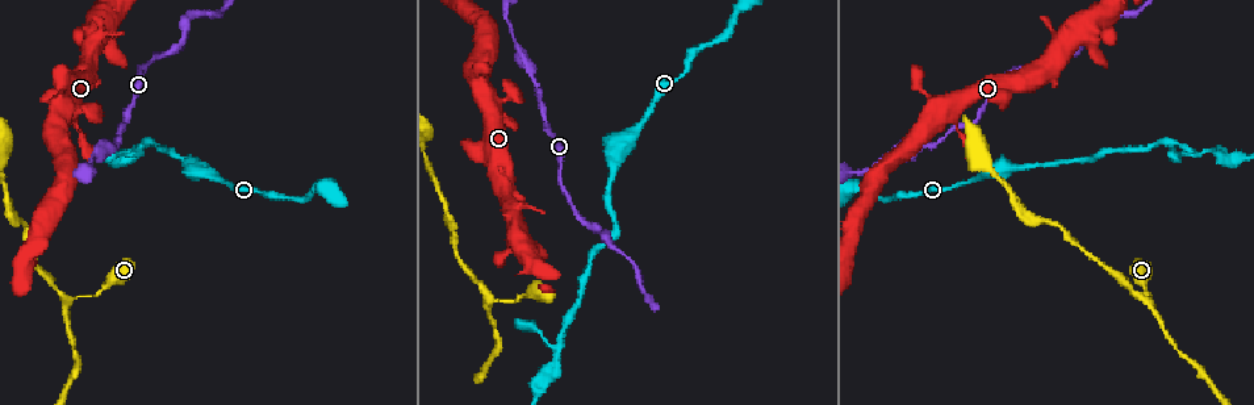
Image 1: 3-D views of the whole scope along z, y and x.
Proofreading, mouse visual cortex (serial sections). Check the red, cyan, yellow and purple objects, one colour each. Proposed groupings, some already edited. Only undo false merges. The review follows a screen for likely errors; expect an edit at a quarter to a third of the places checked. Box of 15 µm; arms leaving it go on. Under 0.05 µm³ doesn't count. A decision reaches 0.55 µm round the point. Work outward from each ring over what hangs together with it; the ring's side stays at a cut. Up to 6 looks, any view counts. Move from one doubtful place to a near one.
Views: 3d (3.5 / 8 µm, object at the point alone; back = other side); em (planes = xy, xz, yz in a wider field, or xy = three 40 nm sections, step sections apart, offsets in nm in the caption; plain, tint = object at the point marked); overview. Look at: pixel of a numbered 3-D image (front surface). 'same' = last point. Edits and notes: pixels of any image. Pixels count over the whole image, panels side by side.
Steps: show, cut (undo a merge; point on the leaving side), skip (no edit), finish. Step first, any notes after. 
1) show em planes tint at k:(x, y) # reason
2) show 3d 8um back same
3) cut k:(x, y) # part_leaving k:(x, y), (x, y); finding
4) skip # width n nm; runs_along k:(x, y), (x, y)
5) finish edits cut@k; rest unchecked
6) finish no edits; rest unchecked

show 3d 3.5um at 1:(1081, 157) # sharp bend

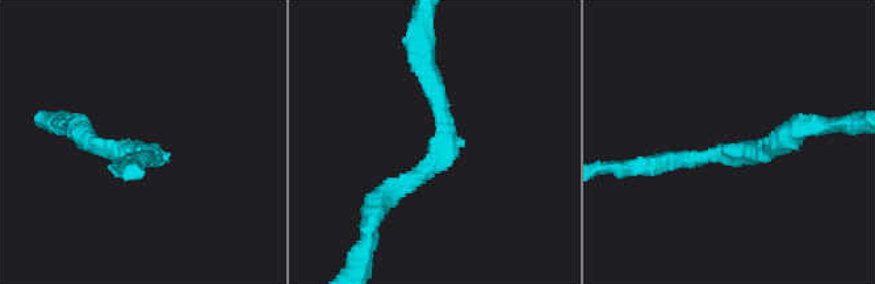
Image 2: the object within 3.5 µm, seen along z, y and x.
show em xy step 2 tint at 2:(734, 154)

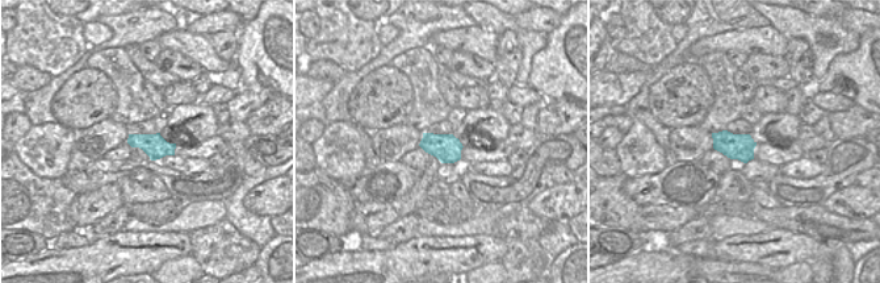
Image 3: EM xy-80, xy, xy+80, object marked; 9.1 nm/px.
skip # arm_widths 200, 200 nm; runs_along 2:(422, 71), (446, 151), (377, 205); one cell here

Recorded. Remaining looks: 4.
show 3d 3.5um at 1:(1146, 300) # narrows sharply

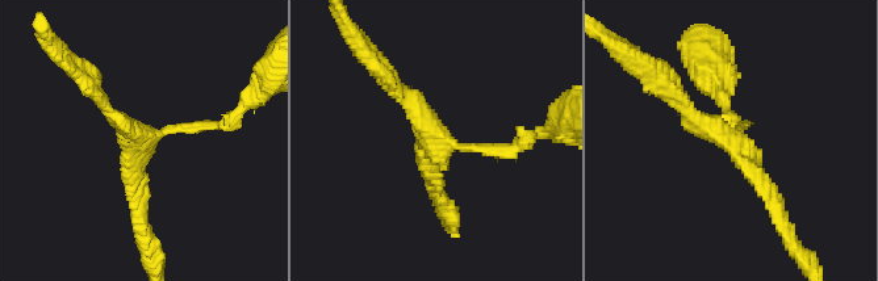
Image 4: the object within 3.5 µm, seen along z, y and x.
show em xy step 3 tint at 4:(444, 140) # arms 3; arm_widths 150, 200, 200 nm; need the tissue

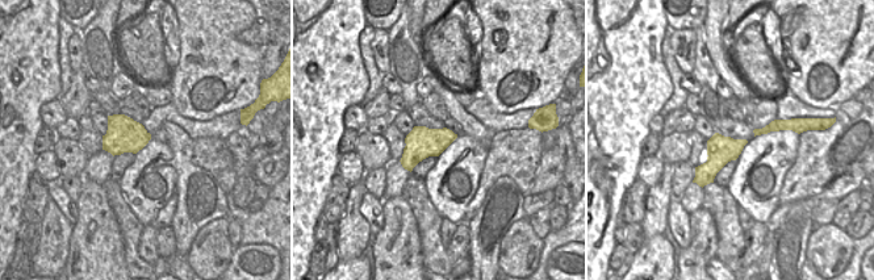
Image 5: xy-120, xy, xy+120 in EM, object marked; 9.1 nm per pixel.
skip # runs_along 4:(527, 138), (510, 151), (454, 145), (393, 84); all the same cell

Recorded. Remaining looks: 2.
show 3d 8um at 1:(136, 154) # arms part here

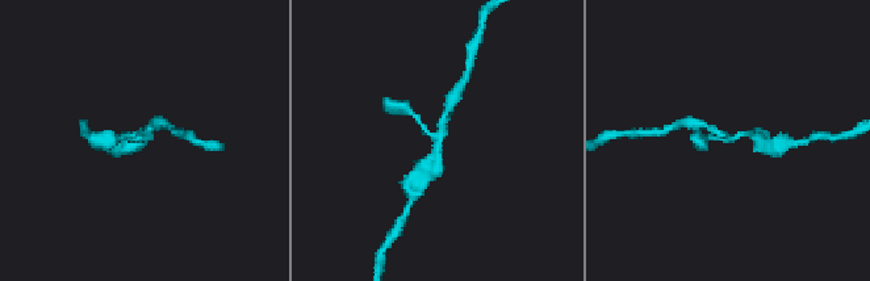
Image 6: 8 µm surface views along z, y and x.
show em planes tint at 6:(143, 138) # arms 3; arm_widths 150, 200, 200 nm; need the tissue

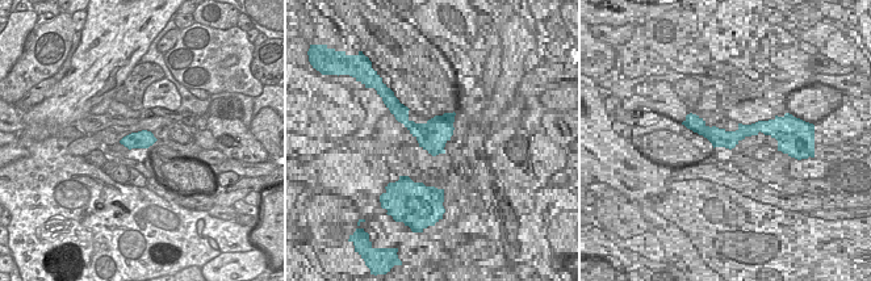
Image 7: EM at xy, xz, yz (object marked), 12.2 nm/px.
skip # runs_along 6:(698, 122), (727, 137), (757, 133), (762, 141); one cell here

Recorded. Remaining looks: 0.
finish no edits; rest unchecked

